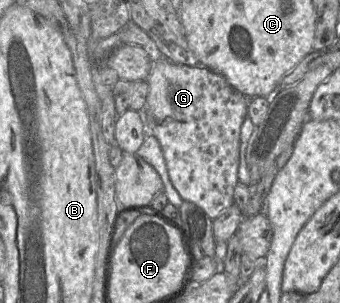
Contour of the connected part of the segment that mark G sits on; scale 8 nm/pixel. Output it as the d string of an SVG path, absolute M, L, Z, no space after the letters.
M165 57L153 63L152 70L147 78L149 92L146 103L141 112L146 124L146 135L154 135L160 143L163 156L166 162L170 181L183 200L190 201L200 208L212 219L216 219L222 211L235 203L234 189L239 182L238 169L240 163L240 131L246 117L248 117L248 103L251 99L246 98L234 90L219 73L207 67L192 67L184 64L177 64Z

